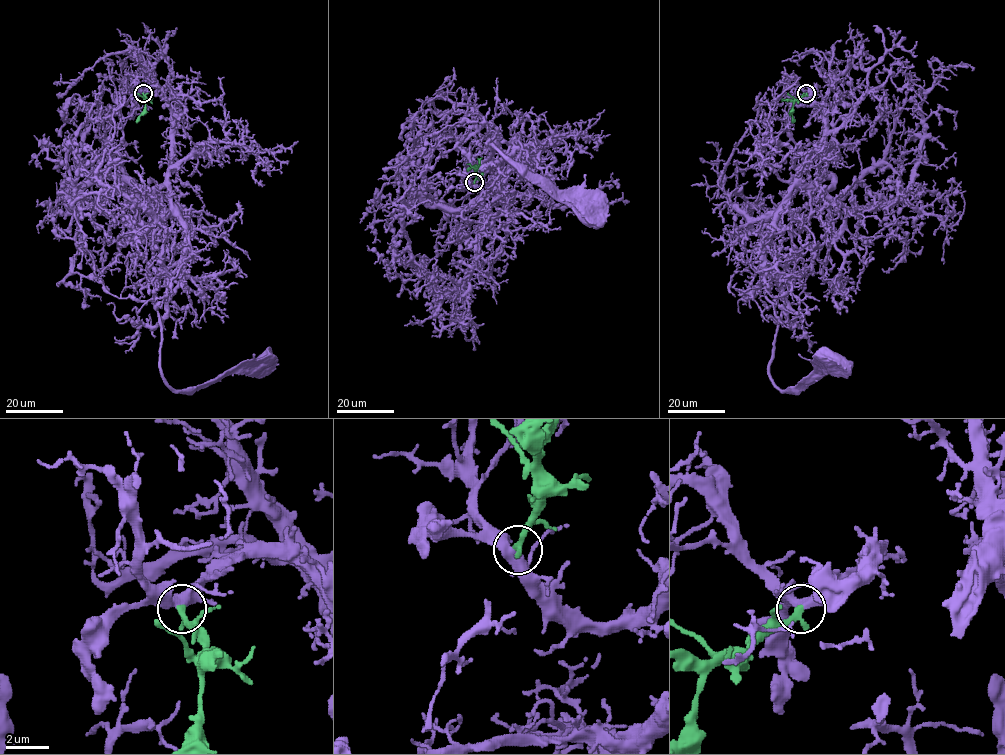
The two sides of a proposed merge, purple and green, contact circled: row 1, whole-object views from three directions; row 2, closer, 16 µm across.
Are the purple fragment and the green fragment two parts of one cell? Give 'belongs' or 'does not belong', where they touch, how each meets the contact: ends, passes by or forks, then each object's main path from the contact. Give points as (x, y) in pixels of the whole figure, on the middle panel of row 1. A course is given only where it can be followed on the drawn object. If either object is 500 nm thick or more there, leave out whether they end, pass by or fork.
belongs; place (474, 182); purple passes by; green ends; course purple (473, 182), (484, 192), (496, 187), (502, 201), (502, 165), (485, 167), (492, 145), (588, 213); course green (474, 182), (476, 169), (467, 169)

